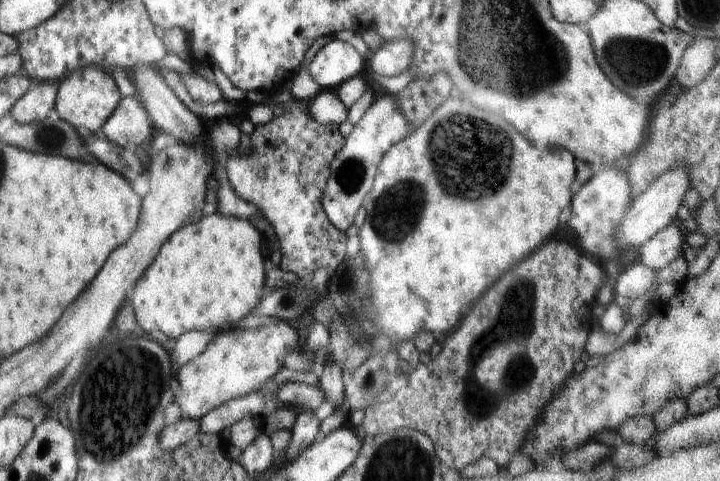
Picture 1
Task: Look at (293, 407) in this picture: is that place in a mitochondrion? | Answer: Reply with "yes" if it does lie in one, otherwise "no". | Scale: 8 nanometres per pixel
no

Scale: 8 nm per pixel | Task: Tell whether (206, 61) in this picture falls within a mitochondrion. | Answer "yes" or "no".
no

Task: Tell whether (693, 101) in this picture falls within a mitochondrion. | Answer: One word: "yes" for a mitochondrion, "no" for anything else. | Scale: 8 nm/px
no

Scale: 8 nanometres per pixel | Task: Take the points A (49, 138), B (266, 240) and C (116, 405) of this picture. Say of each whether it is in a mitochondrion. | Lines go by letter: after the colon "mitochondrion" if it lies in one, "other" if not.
A: mitochondrion
B: other
C: mitochondrion

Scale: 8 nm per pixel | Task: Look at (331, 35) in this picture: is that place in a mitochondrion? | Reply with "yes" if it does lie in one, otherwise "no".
no

